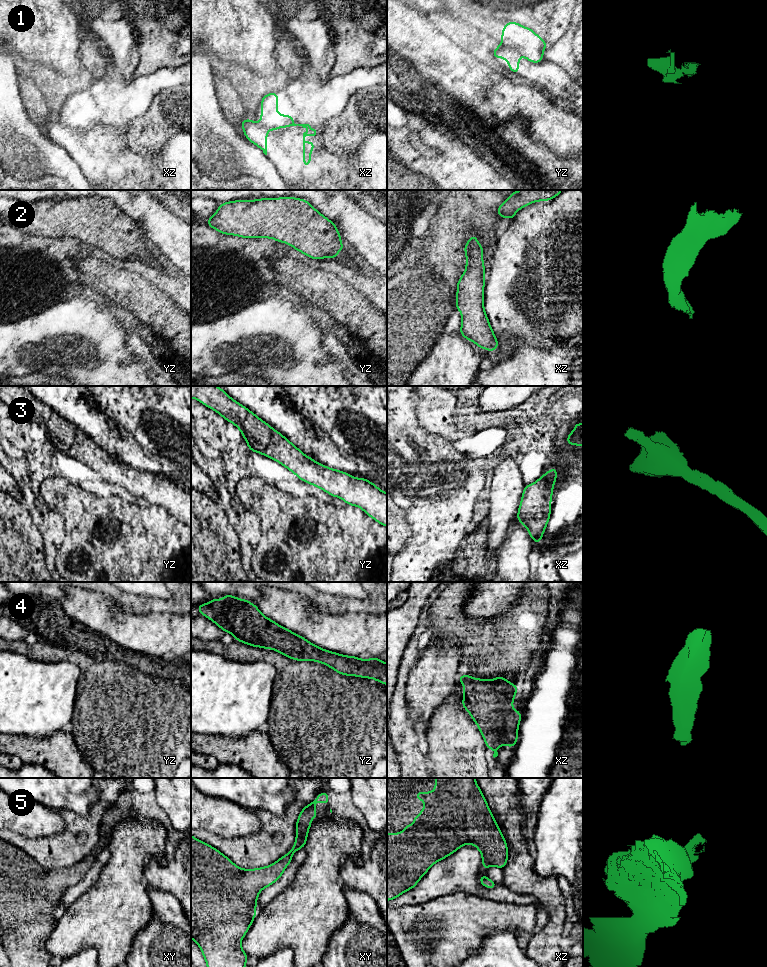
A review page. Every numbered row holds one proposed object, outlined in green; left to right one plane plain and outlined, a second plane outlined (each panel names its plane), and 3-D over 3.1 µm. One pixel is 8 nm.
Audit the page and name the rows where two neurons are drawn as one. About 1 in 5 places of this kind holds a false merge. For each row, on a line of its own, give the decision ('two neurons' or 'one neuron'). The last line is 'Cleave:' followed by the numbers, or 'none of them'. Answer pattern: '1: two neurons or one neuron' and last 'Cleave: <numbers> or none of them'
1: one neuron
2: one neuron
3: one neuron
4: one neuron
5: one neuron
Cleave: none of them

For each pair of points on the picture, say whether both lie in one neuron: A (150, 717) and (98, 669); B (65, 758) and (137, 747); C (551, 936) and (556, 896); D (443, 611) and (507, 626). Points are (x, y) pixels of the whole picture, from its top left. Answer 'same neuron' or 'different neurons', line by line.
A: same neuron
B: different neurons
C: same neuron
D: same neuron

